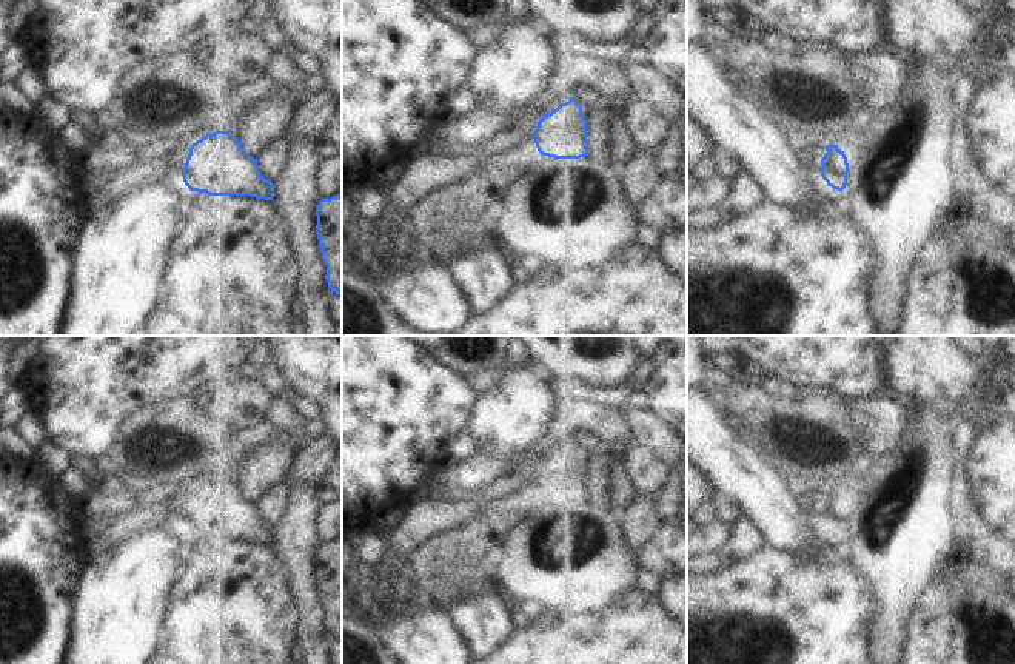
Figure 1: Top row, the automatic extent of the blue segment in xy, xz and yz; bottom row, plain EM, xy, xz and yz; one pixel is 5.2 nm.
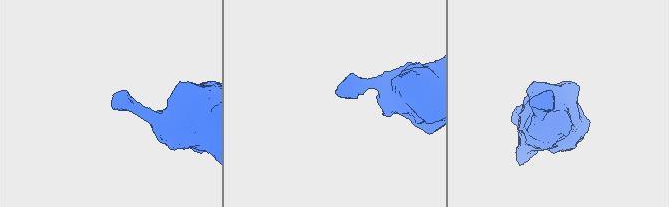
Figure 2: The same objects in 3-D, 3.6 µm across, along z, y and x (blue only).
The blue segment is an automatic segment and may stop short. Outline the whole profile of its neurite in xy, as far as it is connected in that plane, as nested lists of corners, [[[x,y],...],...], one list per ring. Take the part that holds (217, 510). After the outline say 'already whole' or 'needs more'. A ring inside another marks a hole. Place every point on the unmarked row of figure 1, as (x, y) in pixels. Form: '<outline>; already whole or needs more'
[[[229,476],[206,479],[193,490],[177,485],[168,504],[183,513],[183,527],[189,536],[265,545],[274,542],[273,527],[260,519],[257,504]]]; needs more

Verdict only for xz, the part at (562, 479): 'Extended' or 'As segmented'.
Extended

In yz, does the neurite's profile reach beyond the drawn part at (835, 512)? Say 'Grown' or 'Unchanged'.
Grown

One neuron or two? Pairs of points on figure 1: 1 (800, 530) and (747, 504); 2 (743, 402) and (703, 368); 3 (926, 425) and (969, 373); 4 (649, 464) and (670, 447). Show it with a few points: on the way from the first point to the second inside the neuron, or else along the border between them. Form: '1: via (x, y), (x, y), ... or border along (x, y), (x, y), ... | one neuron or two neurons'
1: via (787, 518), (769, 504), (760, 504) | one neuron
2: border along (716, 367), (703, 385) | two neurons
3: border along (906, 401), (957, 410), (966, 432) | two neurons
4: border along (635, 442), (649, 447), (669, 470) | two neurons

